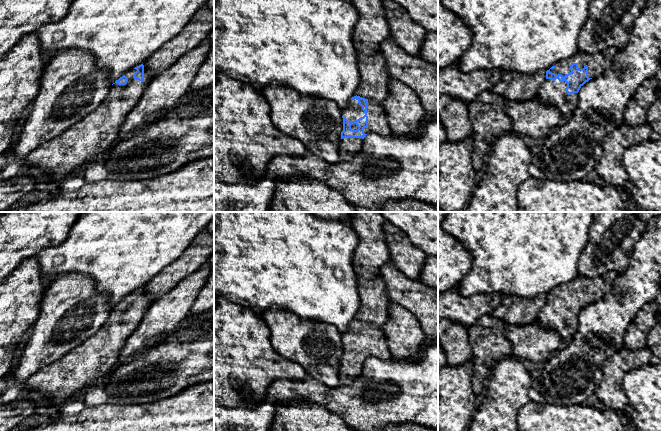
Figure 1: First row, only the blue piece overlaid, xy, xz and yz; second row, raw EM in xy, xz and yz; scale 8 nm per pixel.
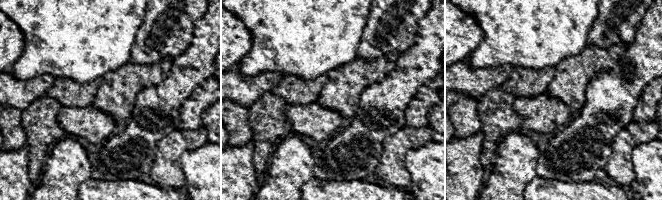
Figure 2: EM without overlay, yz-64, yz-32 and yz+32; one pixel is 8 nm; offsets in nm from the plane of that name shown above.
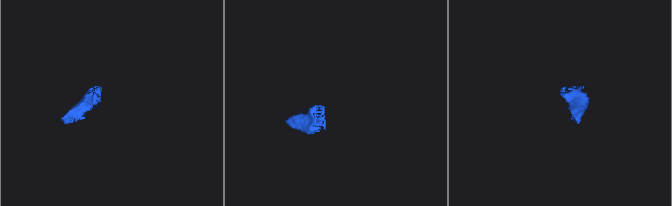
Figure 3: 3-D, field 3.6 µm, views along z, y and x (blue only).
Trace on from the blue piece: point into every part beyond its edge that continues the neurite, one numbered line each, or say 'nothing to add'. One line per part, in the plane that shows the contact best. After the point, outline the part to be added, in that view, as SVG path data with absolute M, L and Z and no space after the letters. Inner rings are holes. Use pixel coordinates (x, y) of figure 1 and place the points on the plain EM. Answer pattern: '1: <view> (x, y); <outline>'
1: xz (354, 335); M356 323L350 325L346 334L342 334L342 340L344 340L348 345L358 344L364 339L365 337Z

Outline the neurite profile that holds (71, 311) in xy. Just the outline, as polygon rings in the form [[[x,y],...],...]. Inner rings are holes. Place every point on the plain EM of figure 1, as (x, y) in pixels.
[[[71,273],[52,279],[44,292],[39,317],[31,327],[32,335],[11,378],[22,387],[33,374],[91,338],[104,325],[111,310],[108,295],[95,290],[92,277]]]

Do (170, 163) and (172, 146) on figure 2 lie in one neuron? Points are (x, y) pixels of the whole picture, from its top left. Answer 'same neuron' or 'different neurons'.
same neuron

